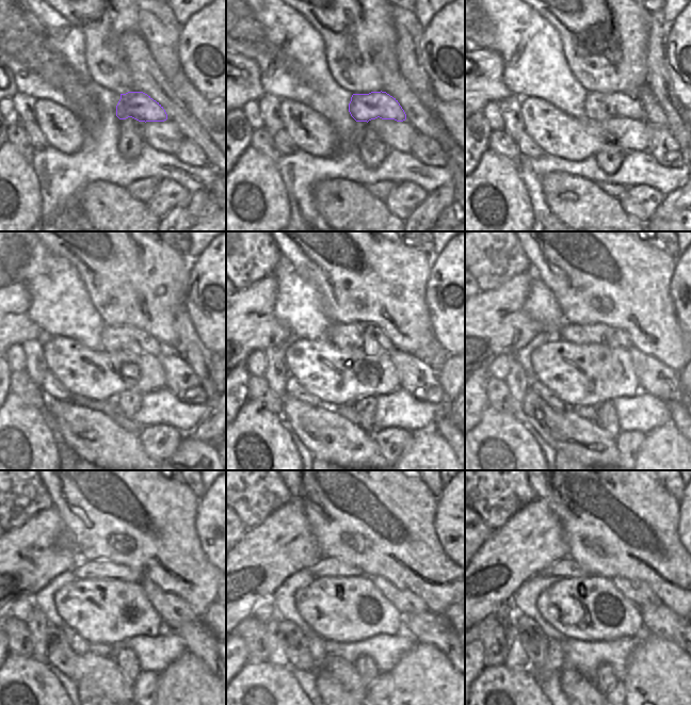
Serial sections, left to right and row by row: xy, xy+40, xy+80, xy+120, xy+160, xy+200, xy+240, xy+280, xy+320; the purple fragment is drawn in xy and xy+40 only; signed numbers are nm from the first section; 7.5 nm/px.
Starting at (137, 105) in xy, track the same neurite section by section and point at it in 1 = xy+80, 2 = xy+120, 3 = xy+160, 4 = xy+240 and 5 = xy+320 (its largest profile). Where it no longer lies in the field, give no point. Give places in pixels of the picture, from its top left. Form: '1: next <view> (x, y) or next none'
1: next xy+80 (597, 106)
2: next xy+120 (113, 338)
3: next xy+160 (354, 335)
4: next xy+240 (102, 570)
5: next xy+320 (567, 567)

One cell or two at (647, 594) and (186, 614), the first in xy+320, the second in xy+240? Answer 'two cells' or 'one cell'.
one cell

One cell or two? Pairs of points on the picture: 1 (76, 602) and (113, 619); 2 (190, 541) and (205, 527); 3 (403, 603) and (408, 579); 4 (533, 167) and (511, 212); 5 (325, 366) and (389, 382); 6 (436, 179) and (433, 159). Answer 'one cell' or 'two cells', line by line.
1: one cell
2: two cells
3: two cells
4: two cells
5: one cell
6: two cells

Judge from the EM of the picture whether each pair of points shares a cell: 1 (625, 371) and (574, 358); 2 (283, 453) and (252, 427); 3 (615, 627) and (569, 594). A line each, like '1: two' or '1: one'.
1: one
2: one
3: one

